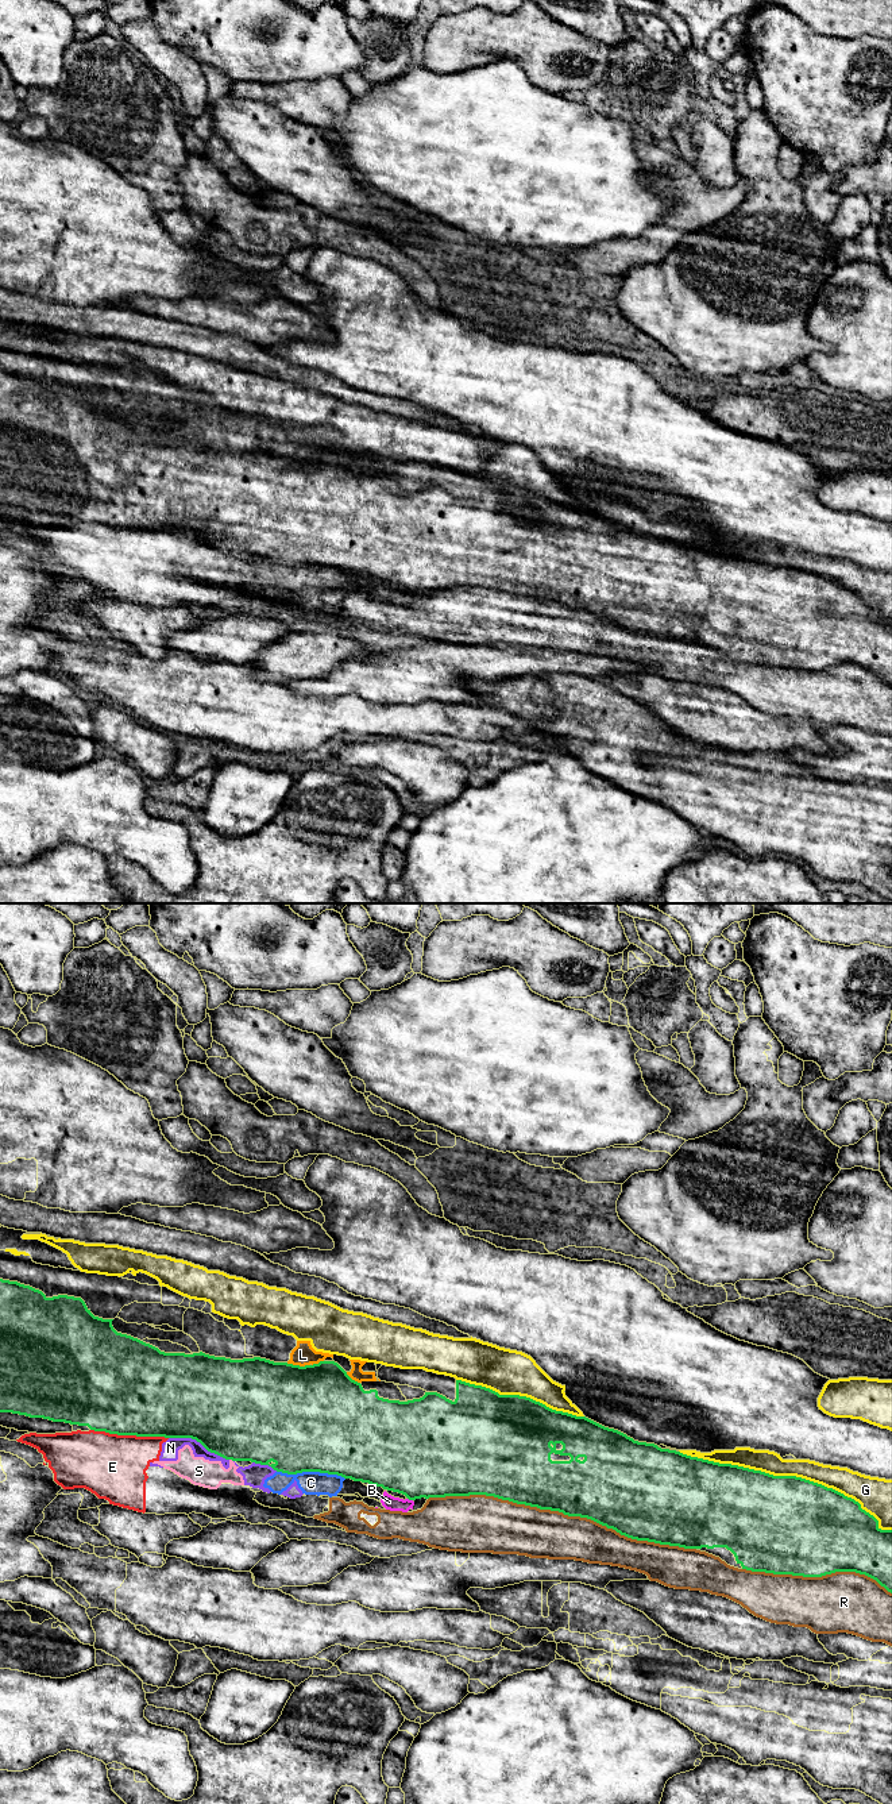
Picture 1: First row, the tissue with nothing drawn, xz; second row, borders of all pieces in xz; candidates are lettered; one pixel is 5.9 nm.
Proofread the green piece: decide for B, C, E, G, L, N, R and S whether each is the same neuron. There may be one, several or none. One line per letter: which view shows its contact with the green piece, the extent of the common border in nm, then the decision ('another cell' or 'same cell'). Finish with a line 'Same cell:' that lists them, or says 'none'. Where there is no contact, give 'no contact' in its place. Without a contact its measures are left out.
B: xz | 40 nm | another cell
C: xz | 420 nm | another cell
E: xz | 460 nm | another cell
G: xz | 1350 nm | another cell
L: xz | 140 nm | another cell
N: xz | 380 nm | another cell
R: xz | 1600 nm | another cell
S: xz | 30 nm | another cell
Same cell: none

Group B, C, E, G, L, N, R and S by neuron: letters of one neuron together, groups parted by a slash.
B C E N S / G / L / R

